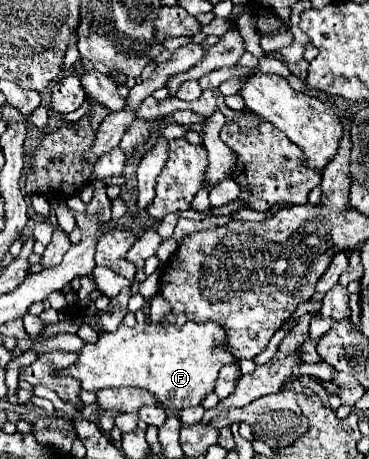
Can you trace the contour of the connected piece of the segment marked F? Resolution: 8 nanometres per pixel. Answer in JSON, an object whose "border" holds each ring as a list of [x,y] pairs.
{"border":[[[187,322],[185,326],[159,326],[159,324],[135,324],[133,328],[129,326],[119,326],[117,332],[101,332],[99,340],[95,344],[85,344],[79,350],[79,360],[61,370],[61,376],[73,376],[81,382],[83,390],[103,390],[103,388],[119,388],[119,386],[137,386],[143,390],[149,390],[155,394],[167,408],[189,408],[197,406],[203,402],[205,394],[213,390],[213,382],[217,380],[217,374],[221,366],[225,364],[235,364],[237,356],[227,352],[225,348],[217,348],[217,340],[225,340],[225,330],[219,328],[217,322]]]}

